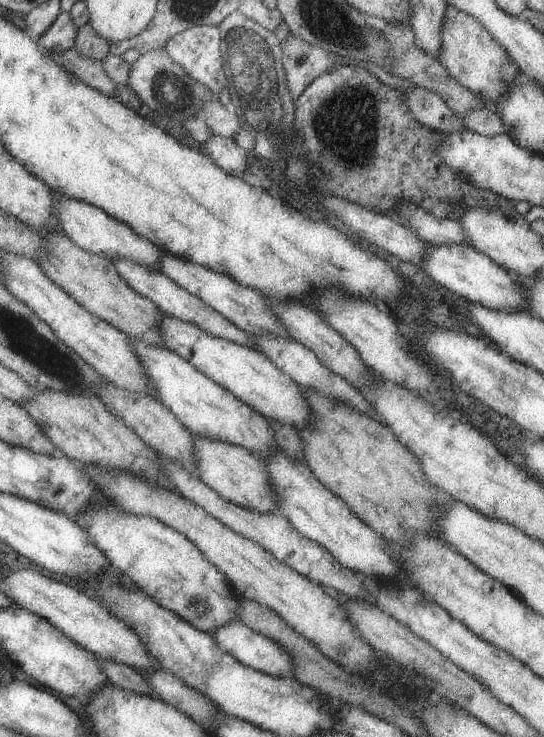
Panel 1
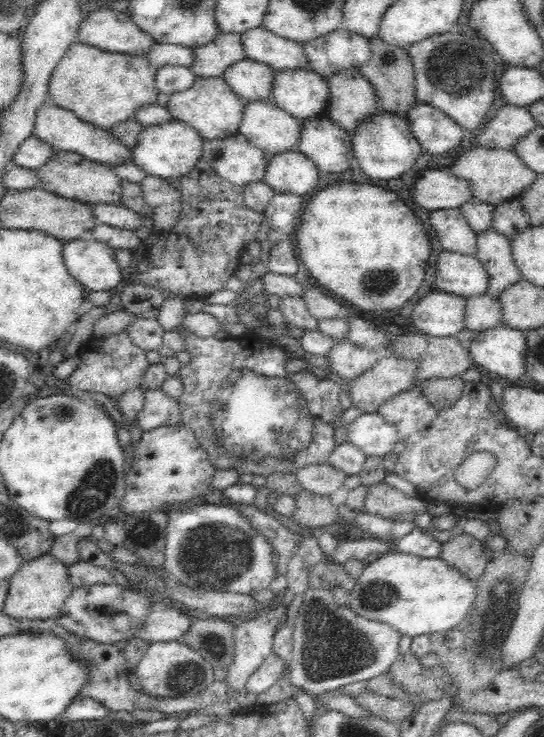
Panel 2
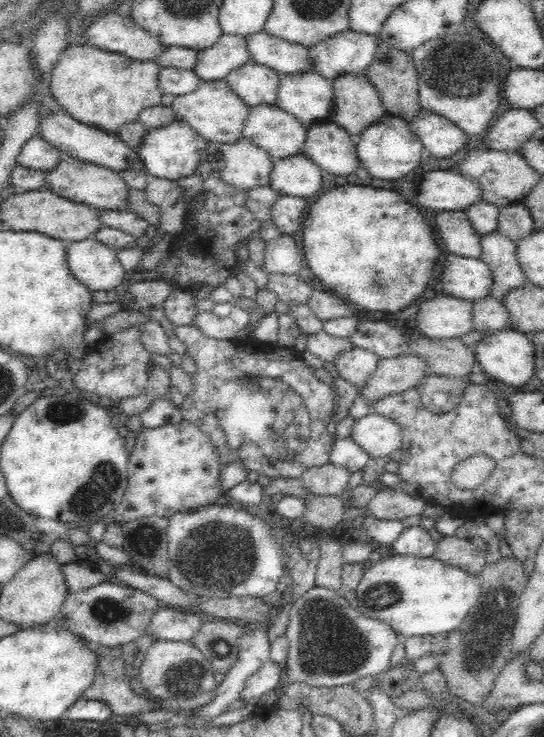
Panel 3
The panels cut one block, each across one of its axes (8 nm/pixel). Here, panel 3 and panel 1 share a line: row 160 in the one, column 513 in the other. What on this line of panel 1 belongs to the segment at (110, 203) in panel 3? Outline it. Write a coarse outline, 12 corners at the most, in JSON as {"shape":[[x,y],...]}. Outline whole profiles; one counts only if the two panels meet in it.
{"shape":[[445,8],[437,60],[499,102],[517,62],[479,20]]}

